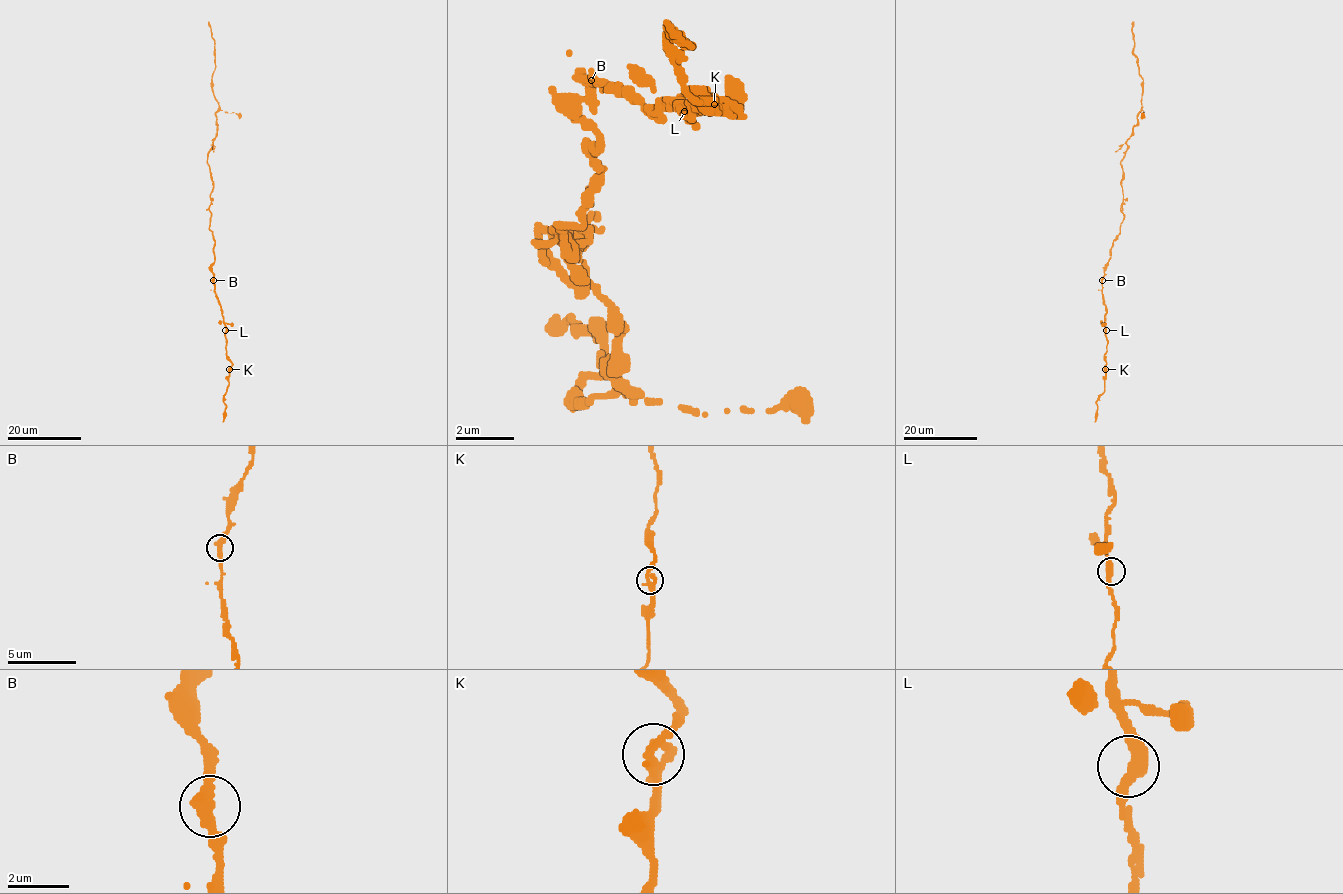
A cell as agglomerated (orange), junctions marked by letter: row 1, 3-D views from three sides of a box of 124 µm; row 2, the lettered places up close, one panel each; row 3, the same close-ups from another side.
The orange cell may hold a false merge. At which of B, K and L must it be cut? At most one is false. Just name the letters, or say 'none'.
none

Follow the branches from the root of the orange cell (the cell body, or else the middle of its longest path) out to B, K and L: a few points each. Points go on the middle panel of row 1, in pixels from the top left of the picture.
B: (567, 244), (560, 229), (582, 222), (596, 177), (589, 155), (596, 133), (574, 111), (589, 82)
K: (567, 244), (596, 177), (574, 111), (596, 82), (655, 111), (736, 111), (714, 104)
L: (567, 244), (560, 229), (582, 222), (596, 177), (596, 133), (574, 111), (589, 89), (618, 82), (684, 111)

